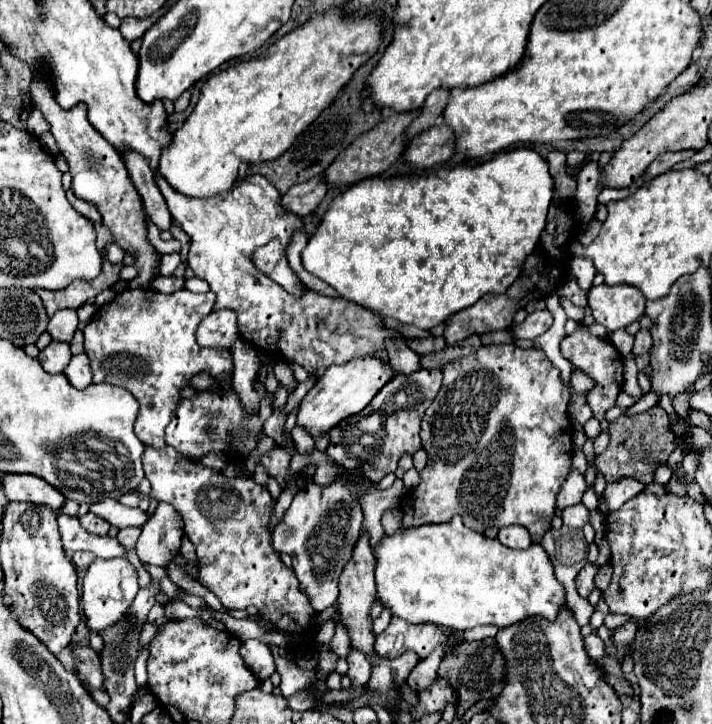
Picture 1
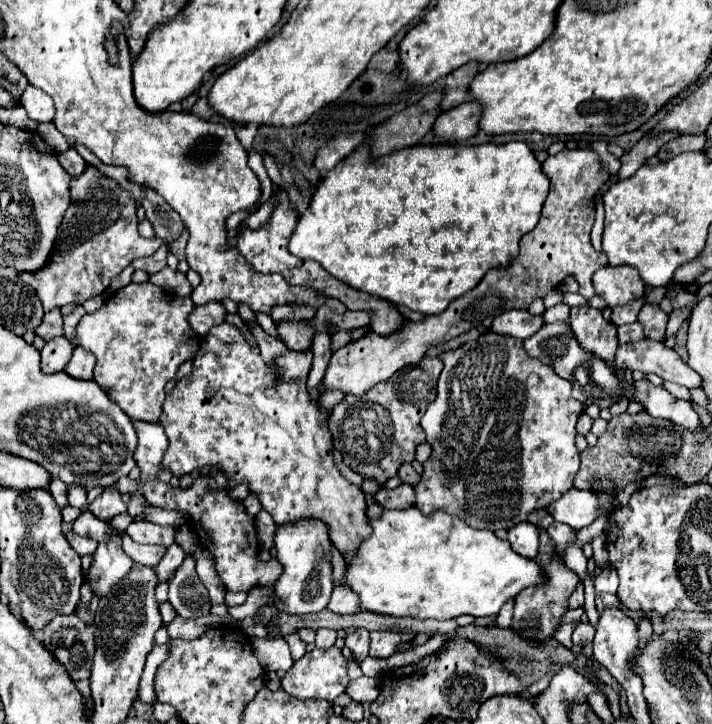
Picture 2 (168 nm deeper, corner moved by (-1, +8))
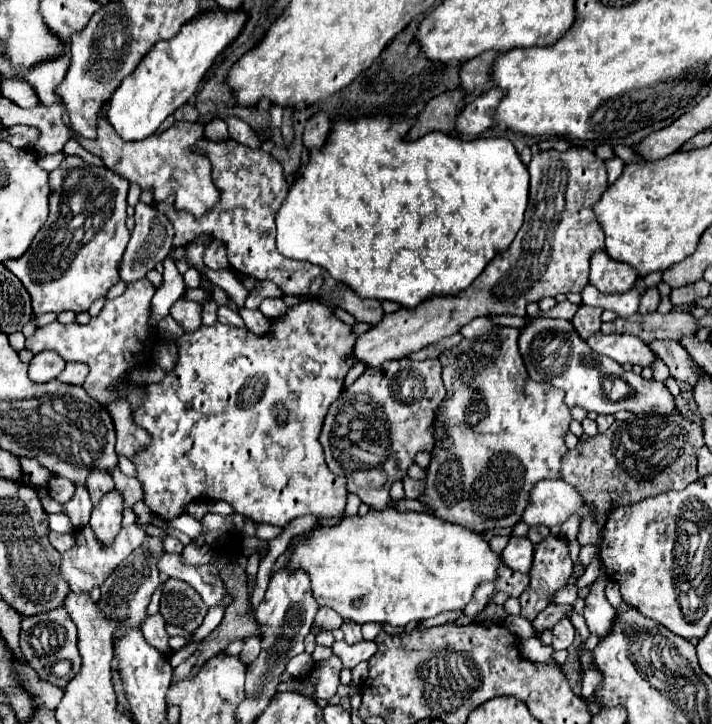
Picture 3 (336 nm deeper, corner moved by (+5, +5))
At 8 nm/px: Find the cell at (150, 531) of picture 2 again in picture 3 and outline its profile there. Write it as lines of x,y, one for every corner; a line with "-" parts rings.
128,525
128,527
122,527
118,537
114,539
112,547
102,547
92,529
86,527
86,529
78,529
76,531
76,545
62,553
62,577
70,583
70,589
74,593
80,593
80,591
90,591
92,587
100,587
102,581
116,569
118,563
122,563
138,545
142,545
142,541
146,539
146,531
138,525

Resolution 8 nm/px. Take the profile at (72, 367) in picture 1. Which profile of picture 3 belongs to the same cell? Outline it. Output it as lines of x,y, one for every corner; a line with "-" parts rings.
66,363
66,369
58,375
58,379
62,383
70,383
70,385
82,385
84,379
88,375
88,365
86,363

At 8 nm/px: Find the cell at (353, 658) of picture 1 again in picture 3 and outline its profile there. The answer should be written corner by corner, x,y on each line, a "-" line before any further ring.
352,621
350,623
344,623
342,625
342,631
344,631
344,641
348,645
356,645
362,641
362,631
360,631
360,625
354,625

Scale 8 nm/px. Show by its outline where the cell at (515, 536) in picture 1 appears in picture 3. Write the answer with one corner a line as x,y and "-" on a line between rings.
510,537
506,549
502,551
504,563
520,573
528,573
532,565
532,555
534,555
534,545
528,537

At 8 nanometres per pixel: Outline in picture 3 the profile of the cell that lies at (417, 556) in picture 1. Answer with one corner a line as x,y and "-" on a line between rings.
390,507
384,511
370,509
364,517
344,517
334,527
316,527
304,535
308,535
310,541
296,545
286,567
308,571
318,605
332,607
344,621
354,623
390,623
392,627
404,627
410,621
460,611
472,601
480,583
494,583
498,579
502,565
502,557
490,549
482,535
430,513
400,513

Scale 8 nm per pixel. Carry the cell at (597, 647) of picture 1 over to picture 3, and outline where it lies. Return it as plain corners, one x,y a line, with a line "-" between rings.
564,617
564,619
552,629
552,633
554,633
554,639
552,639
552,647
554,647
554,649
568,649
568,647
574,643
574,639
576,639
576,629
574,629
574,625
570,623
568,617

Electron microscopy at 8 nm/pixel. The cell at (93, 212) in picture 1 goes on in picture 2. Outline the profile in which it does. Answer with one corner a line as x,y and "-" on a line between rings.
70,148
70,150
56,154
56,158
58,158
60,166
62,166
70,176
80,174
80,170
84,170
84,166
86,166
86,162
82,160
82,156
80,156
74,148

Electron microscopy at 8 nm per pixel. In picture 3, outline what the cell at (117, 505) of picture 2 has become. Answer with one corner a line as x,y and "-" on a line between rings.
100,469
90,471
86,489
88,489
90,497
92,497
92,505
98,505
98,501
100,501
106,493
110,493
110,489
114,489
112,475
110,475
108,471
100,471

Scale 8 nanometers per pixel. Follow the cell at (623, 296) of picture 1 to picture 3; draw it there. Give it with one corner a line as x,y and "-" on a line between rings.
598,251
590,259
590,285
600,293
626,293
632,289
636,279
638,275
634,267
606,257
606,251

